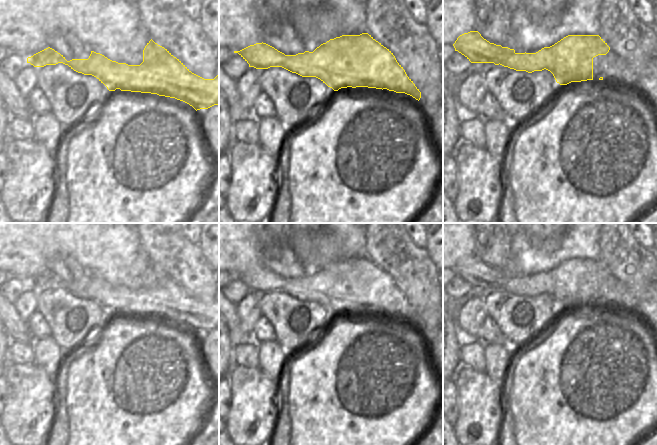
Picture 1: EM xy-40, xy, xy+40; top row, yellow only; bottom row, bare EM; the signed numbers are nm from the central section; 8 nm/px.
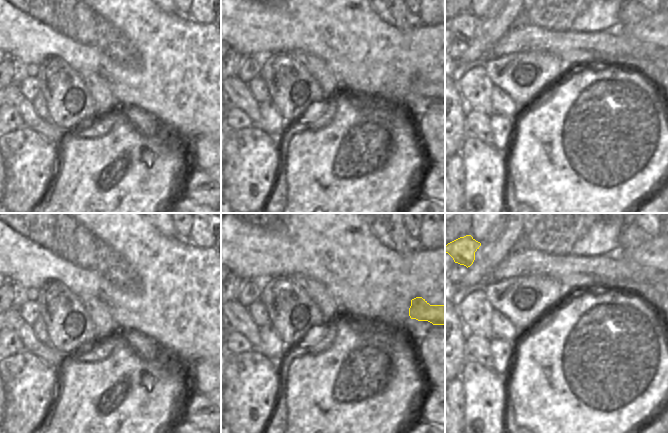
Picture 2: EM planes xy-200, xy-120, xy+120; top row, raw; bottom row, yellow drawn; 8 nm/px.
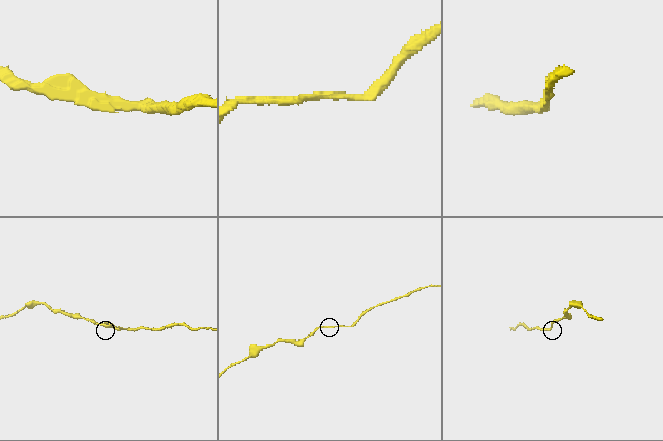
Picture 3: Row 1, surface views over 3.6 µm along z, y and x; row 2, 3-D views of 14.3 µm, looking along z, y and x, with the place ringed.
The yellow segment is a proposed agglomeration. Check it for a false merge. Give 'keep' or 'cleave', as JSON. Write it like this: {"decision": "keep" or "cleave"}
{"decision": "keep"}

